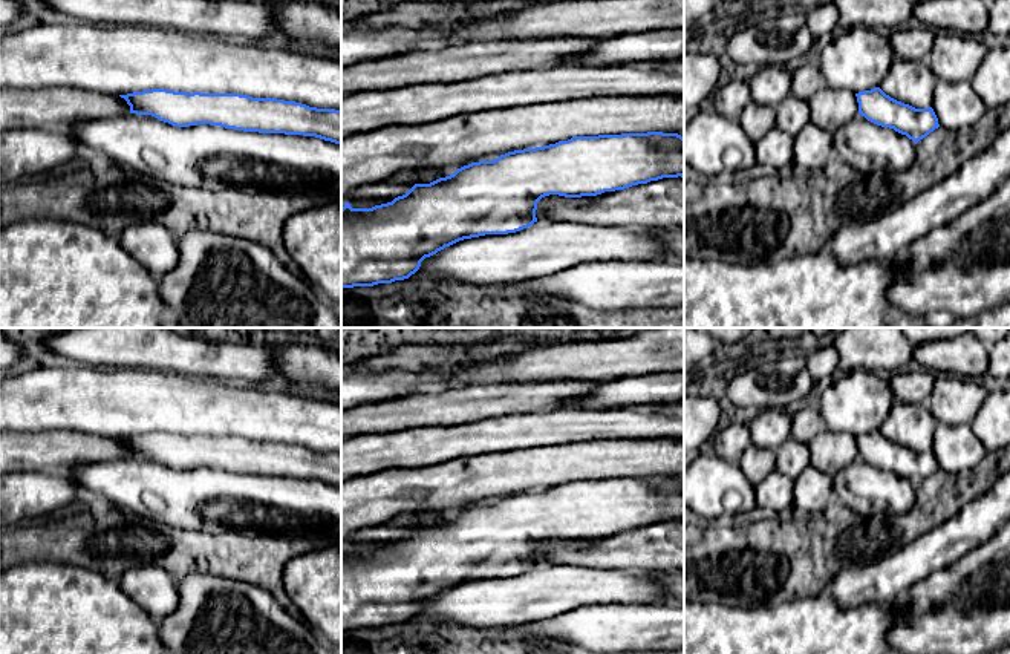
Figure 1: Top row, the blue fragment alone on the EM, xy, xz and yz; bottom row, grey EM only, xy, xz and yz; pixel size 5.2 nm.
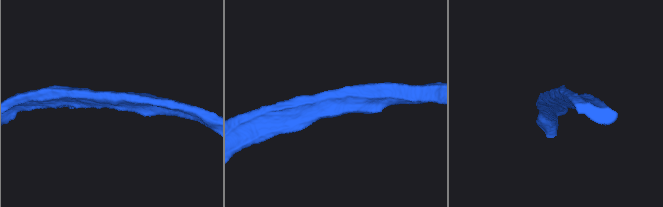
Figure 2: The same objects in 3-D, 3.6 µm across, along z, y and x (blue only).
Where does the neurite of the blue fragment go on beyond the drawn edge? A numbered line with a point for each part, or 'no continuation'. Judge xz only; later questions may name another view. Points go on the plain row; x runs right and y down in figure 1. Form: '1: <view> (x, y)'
no continuation

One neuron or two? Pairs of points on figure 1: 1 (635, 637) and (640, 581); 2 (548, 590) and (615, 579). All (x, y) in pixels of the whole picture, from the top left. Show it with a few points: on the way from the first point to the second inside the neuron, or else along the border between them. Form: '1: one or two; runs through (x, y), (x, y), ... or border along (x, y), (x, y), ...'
1: two; border along (602, 601), (667, 602)
2: one; runs through (565, 587), (599, 585)

